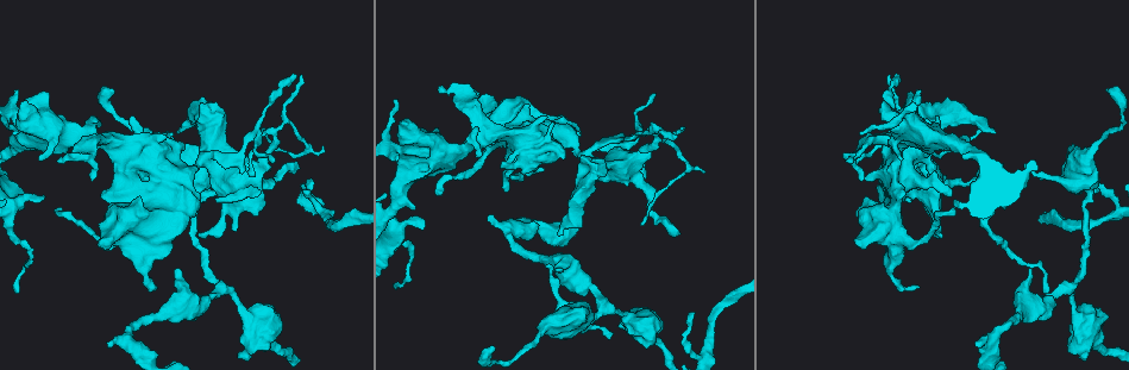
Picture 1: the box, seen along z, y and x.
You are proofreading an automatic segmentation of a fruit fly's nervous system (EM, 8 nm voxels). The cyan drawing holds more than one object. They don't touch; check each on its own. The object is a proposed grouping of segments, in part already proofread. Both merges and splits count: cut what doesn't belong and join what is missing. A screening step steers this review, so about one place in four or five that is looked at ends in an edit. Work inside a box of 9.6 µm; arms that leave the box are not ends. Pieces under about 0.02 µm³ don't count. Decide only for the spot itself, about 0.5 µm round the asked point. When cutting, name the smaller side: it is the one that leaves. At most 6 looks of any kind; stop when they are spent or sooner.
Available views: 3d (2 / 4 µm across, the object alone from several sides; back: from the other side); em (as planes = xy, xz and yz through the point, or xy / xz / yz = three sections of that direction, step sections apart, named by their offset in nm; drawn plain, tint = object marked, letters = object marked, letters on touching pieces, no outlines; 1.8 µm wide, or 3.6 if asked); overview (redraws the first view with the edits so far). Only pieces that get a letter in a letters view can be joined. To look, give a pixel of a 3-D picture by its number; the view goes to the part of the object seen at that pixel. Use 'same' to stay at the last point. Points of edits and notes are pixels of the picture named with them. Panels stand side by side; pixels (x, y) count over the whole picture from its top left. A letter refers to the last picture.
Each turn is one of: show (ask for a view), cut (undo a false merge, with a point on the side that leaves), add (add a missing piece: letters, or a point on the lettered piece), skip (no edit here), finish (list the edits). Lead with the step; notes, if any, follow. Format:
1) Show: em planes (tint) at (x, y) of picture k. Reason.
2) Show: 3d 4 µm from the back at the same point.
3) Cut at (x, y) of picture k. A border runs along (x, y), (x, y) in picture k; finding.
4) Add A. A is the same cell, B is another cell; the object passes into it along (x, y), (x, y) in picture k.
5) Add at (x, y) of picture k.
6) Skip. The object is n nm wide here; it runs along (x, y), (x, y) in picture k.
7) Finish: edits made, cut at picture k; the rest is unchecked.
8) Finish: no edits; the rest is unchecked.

Show: 3d 4 µm at (200, 182) of picture 1. Sharp bend.

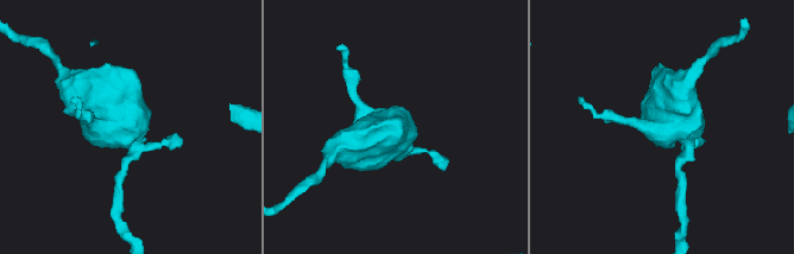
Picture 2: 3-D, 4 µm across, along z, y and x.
Show: em planes (letters) at (132, 127) of picture 2. Now the EM.

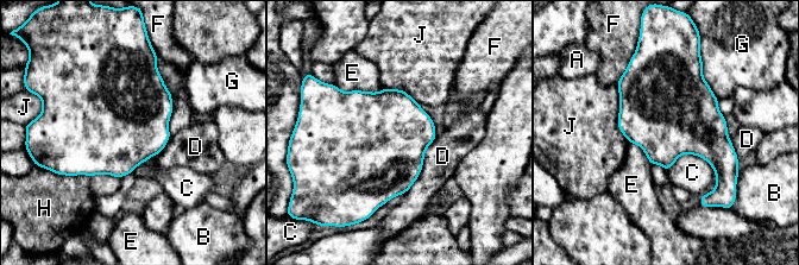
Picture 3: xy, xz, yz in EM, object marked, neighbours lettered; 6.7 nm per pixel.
Skip. The longest contact is with D, 460 nm; A, B, C, D, E, F, G, H and J are other cells; one neuron here.

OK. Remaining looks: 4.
Show: em planes (letters) at (492, 345) of picture 1. End of a long branch.

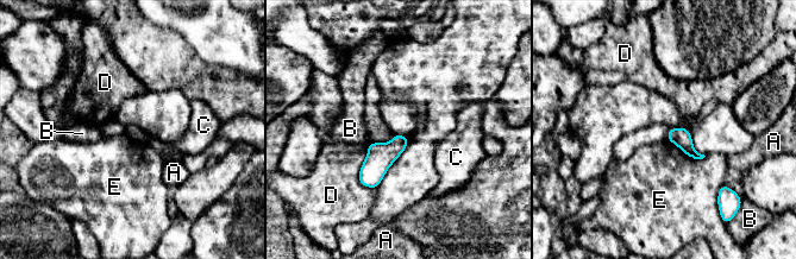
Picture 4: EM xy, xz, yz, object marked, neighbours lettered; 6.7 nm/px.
Skip. The object is 140 nm wide here; A, B, C, D and E are other cells; no lettered piece goes on from it.

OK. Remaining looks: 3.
Show: em planes (letters) at (588, 155) of picture 1. Four-way junction.

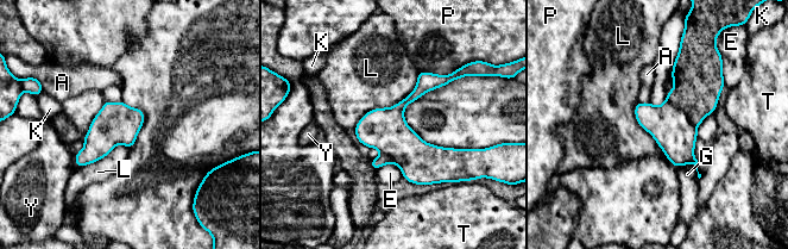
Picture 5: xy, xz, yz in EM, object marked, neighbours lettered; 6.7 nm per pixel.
Cut at (698, 78) of picture 5. The object is 280 nm wide here; A, E, G, K, L, P, T and Y are other cells; a border runs along (666, 100), (678, 106), (695, 128) in picture 5; two neurons meet here.

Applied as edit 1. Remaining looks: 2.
Finish: edits made, cut at picture 5; the rest is unchecked.

